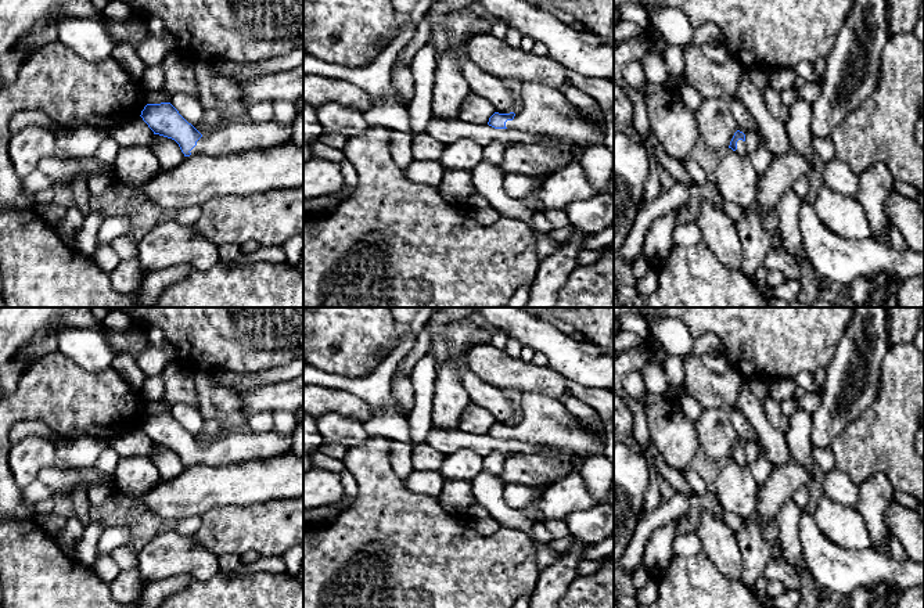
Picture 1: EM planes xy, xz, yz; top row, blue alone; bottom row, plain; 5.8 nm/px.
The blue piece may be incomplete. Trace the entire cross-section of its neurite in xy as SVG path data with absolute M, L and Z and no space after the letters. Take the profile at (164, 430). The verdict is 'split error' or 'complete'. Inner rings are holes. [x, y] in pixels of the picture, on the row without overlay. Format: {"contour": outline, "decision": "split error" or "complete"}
{"contour": "M170 413L147 414L140 427L154 445L175 450L184 467L191 464L224 467L280 457L292 450L294 439L294 433L288 436L274 431L255 433L244 428L226 432L216 442L202 446Z", "decision": "split error"}

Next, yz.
{"contour": "M737 440L730 451L729 458L736 461L740 467L747 467L747 457L745 457L745 445Z", "decision": "split error"}

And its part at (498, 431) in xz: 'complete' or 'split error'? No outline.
split error

